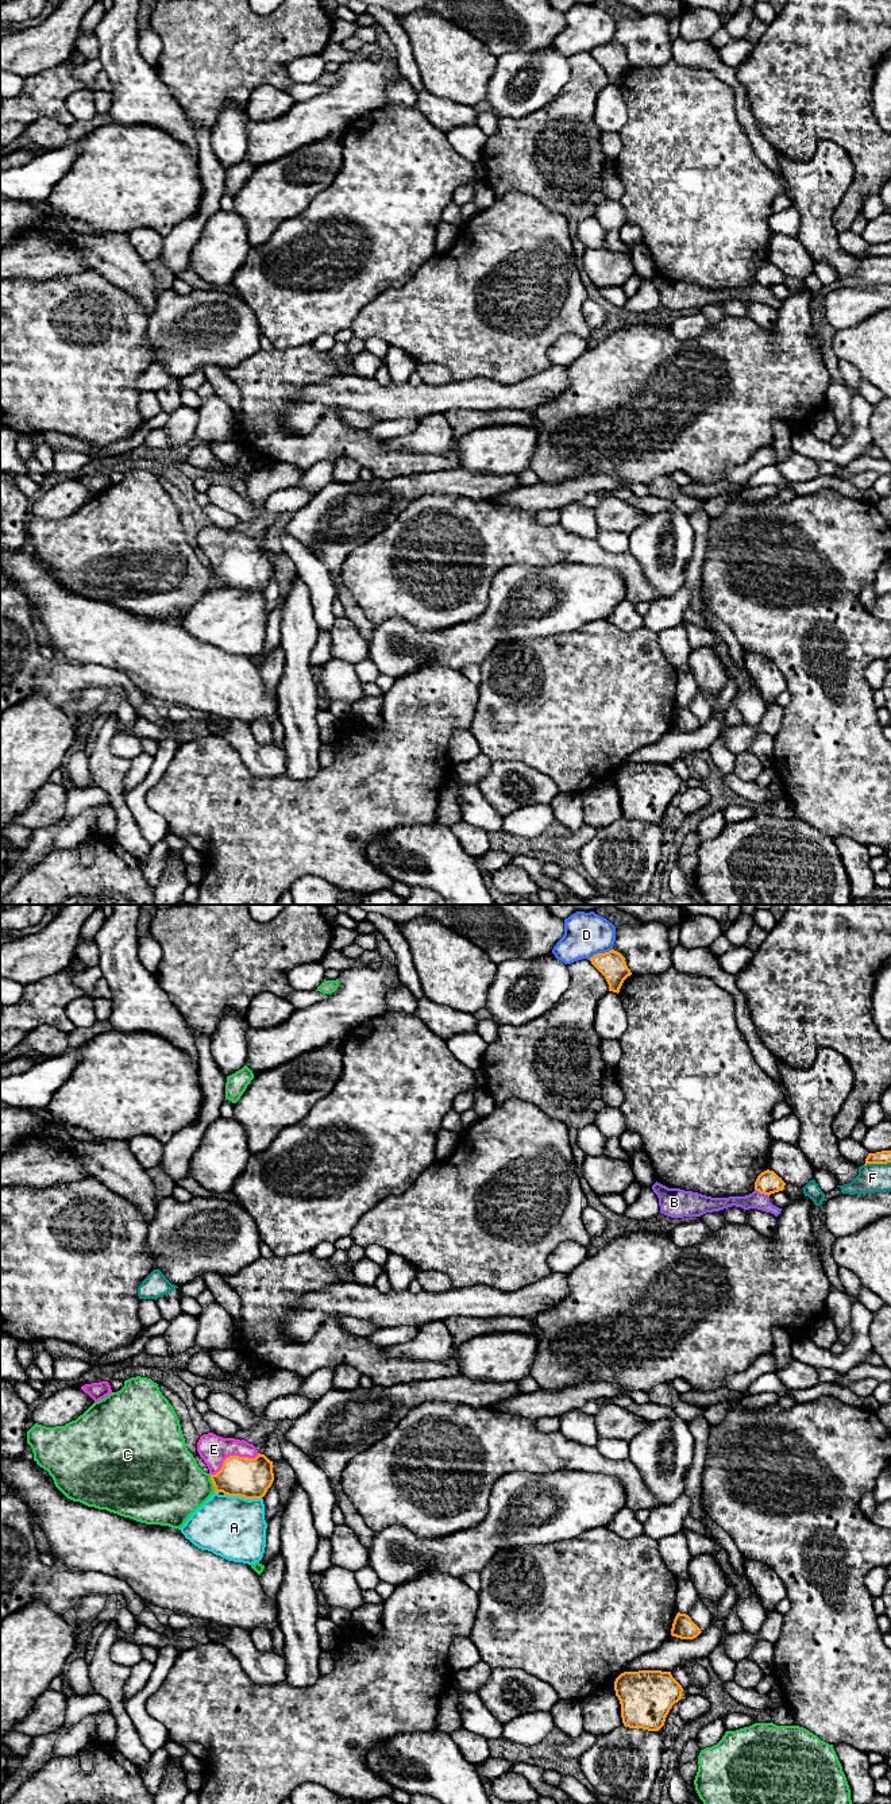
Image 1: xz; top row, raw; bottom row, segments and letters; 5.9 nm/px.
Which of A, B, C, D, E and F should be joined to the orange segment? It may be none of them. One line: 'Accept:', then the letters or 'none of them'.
Accept: E

